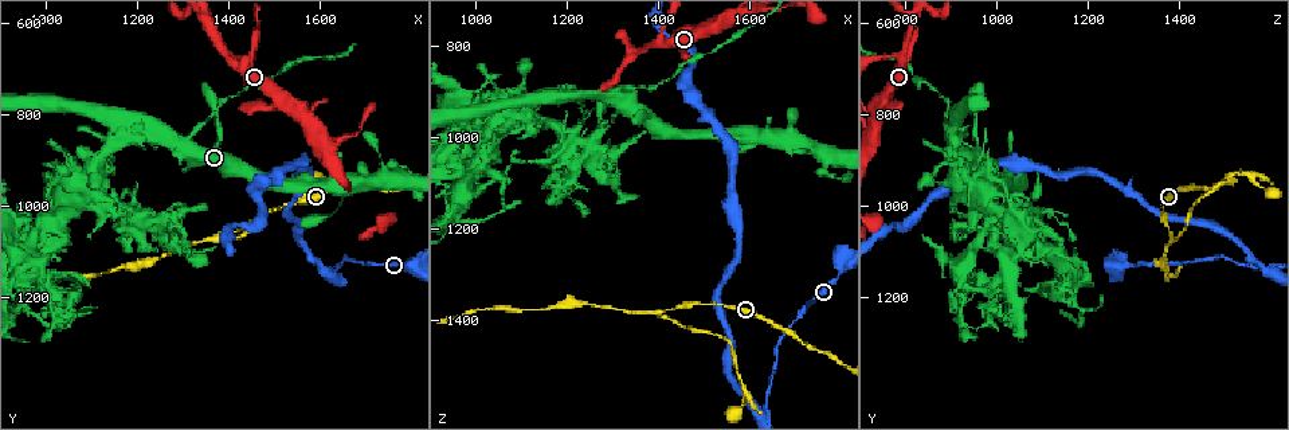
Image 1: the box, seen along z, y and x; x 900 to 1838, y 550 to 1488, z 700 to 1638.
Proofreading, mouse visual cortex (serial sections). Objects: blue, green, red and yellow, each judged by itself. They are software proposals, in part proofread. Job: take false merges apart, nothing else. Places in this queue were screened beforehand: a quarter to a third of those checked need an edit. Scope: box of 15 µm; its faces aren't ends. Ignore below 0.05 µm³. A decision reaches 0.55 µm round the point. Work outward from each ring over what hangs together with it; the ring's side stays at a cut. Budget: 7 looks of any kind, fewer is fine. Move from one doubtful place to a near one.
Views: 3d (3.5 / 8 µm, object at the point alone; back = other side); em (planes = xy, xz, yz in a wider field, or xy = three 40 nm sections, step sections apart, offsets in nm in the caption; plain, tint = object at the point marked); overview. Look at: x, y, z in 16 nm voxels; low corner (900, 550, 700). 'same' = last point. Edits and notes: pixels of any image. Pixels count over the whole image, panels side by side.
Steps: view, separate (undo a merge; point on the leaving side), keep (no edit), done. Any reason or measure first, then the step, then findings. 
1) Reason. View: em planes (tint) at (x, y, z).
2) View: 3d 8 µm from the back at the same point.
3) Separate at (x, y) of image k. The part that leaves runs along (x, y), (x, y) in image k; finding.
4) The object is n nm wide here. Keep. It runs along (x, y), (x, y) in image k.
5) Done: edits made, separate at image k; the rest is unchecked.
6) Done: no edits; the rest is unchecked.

Three-way junction. View: 3d 3.5 µm at (1305, 860, 890).

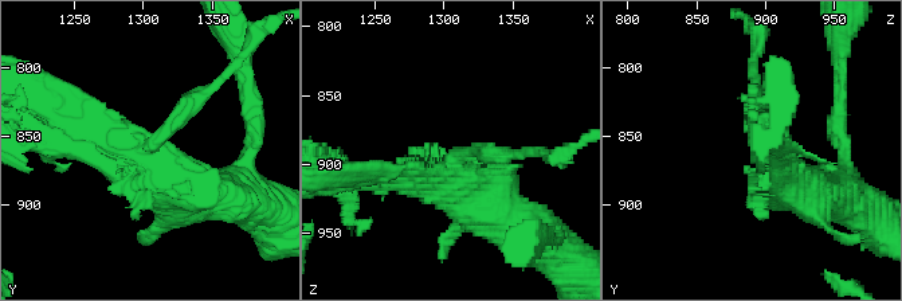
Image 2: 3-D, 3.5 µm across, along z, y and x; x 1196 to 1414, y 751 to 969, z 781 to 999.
View: em xy step 5 (tint) at (1308, 854, 894).

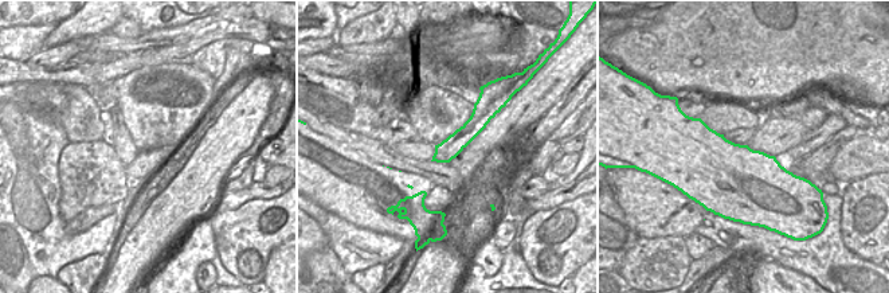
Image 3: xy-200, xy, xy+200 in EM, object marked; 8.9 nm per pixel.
Separate at (497, 152) of image 2. The part that leaves runs along (473, 152), (560, 155) in image 2; a second cell is stuck on.

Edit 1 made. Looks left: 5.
Abrupt turn. View: 3d 3.5 µm at (1150, 865, 910).

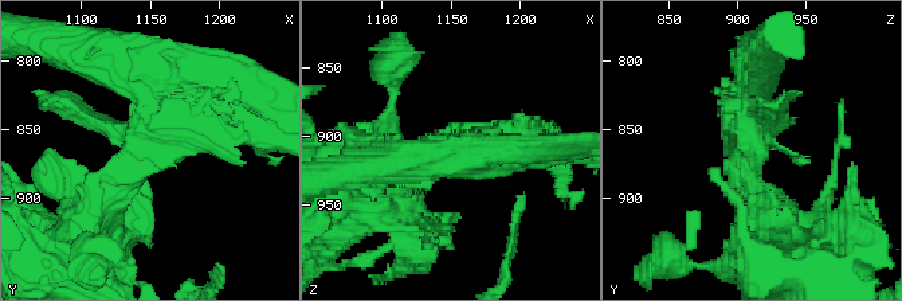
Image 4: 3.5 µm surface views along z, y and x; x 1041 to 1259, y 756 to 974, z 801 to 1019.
View: em planes (tint) at (1146, 860, 908).

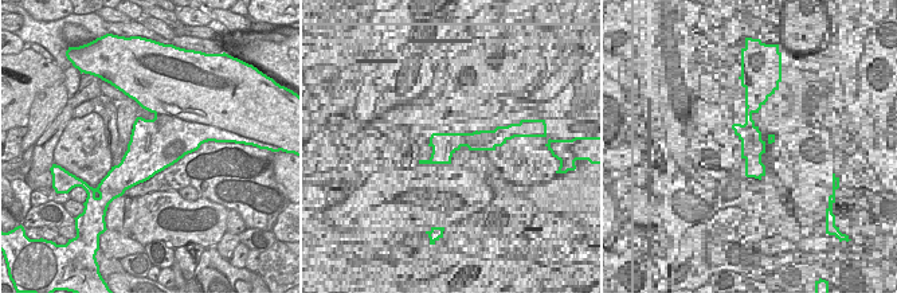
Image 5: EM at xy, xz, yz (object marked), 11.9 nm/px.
View: em xy step 3 (tint) at the same point.

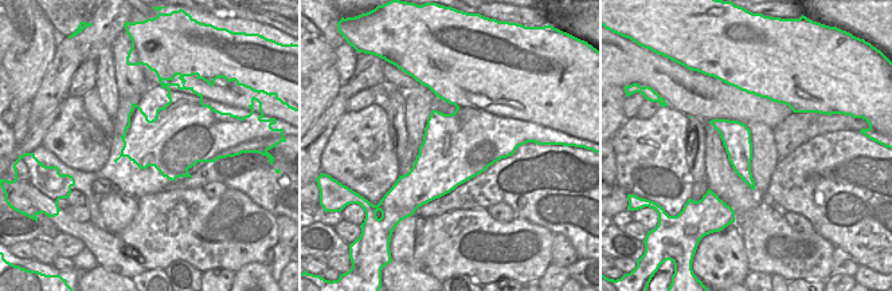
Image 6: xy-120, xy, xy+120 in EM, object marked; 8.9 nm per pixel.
The object is 600 nm wide here. Separate at (98, 120) of image 4. The part that leaves runs along (146, 140), (101, 210), (93, 247) in image 4; two cells meet here.

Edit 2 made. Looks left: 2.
Done: edits made, separate at image 2, separate at image 4; the rest is unchecked.

